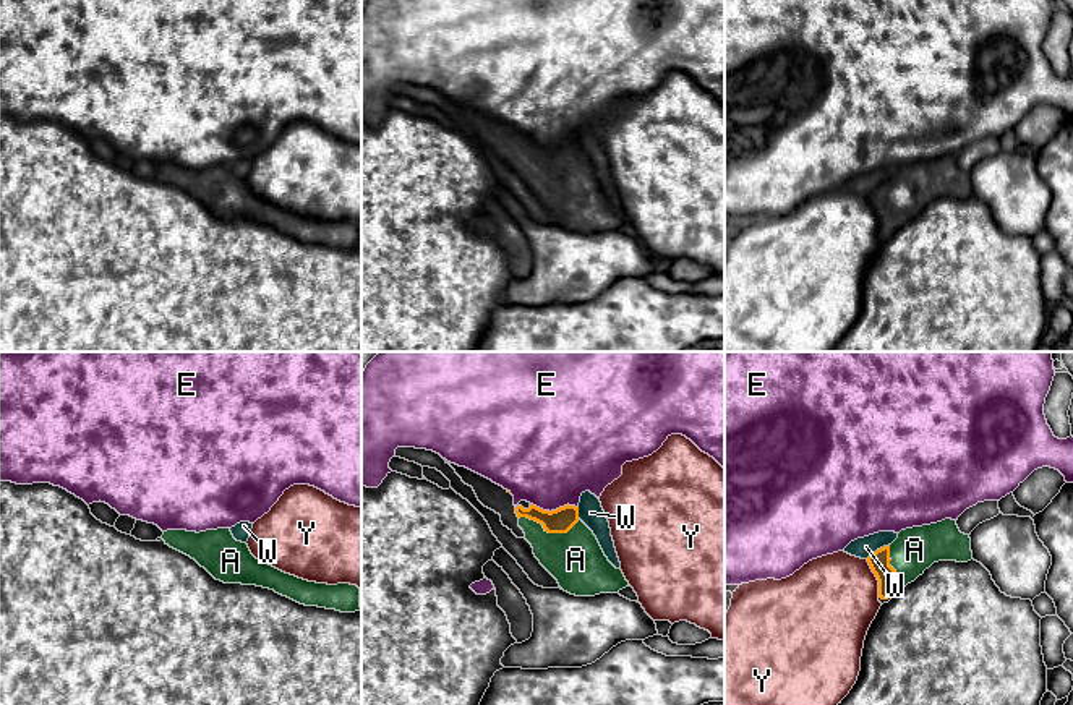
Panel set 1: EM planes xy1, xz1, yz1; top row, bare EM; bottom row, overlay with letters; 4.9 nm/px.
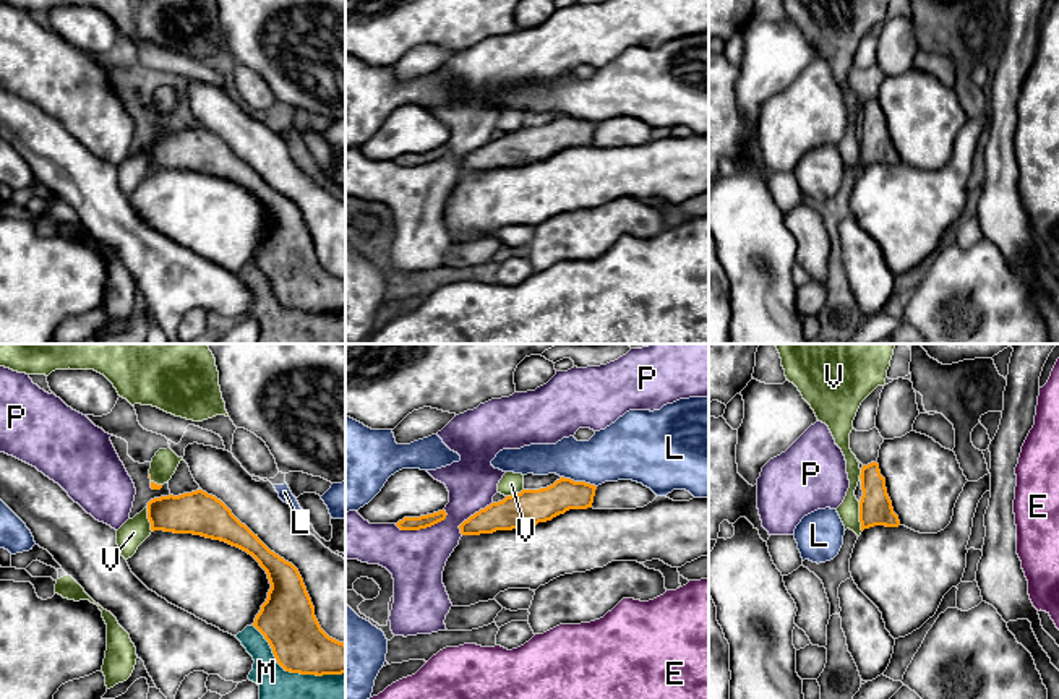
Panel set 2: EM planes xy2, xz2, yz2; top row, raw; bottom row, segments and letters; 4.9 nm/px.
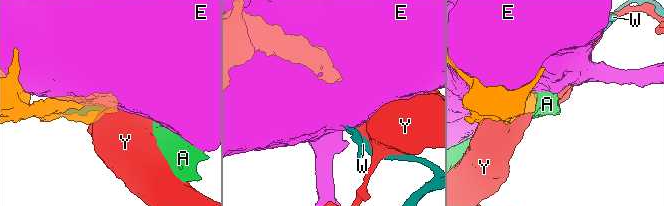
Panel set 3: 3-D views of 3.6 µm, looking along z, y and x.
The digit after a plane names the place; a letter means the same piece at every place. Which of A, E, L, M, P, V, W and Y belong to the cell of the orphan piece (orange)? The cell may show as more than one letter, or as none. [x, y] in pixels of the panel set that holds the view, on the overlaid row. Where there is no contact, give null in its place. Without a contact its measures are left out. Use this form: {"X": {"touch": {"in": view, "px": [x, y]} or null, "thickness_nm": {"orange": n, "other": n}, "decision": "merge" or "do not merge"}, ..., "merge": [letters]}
{"A": {"touch": {"in": "xz1", "px": [550, 532]}, "thickness_nm": {"orange": 120, "other": 280}, "decision": "merge"}, "E": {"touch": {"in": "xz1", "px": [555, 511]}, "thickness_nm": {"orange": 120, "other": 460}, "decision": "do not merge"}, "L": {"touch": {"in": "xz2", "px": [579, 482]}, "thickness_nm": {"orange": 160, "other": 280}, "decision": "do not merge"}, "M": {"touch": {"in": "xy2", "px": [292, 672]}, "thickness_nm": {"orange": 280, "other": 160}, "decision": "do not merge"}, "P": {"touch": {"in": "xz2", "px": [420, 527]}, "thickness_nm": {"orange": 60, "other": 280}, "decision": "do not merge"}, "V": {"touch": {"in": "yz2", "px": [860, 516]}, "thickness_nm": {"orange": 160, "other": 110}, "decision": "do not merge"}, "W": {"touch": {"in": "yz1", "px": [877, 550]}, "thickness_nm": {"orange": 110, "other": 100}, "decision": "do not merge"}, "Y": {"touch": {"in": "yz1", "px": [877, 579]}, "thickness_nm": {"orange": 110, "other": 440}, "decision": "do not merge"}, "merge": ["A"]}

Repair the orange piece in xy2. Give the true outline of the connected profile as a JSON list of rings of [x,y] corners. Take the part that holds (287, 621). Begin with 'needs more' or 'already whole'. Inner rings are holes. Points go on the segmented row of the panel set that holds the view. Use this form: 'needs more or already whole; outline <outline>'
already whole; outline [[[203,490],[154,498],[148,503],[151,530],[193,534],[225,542],[251,555],[266,571],[271,589],[261,605],[253,626],[269,642],[277,663],[290,673],[300,675],[342,675],[345,673],[345,644],[329,637],[315,616],[315,607],[298,569],[271,551],[232,511],[216,496]]]

